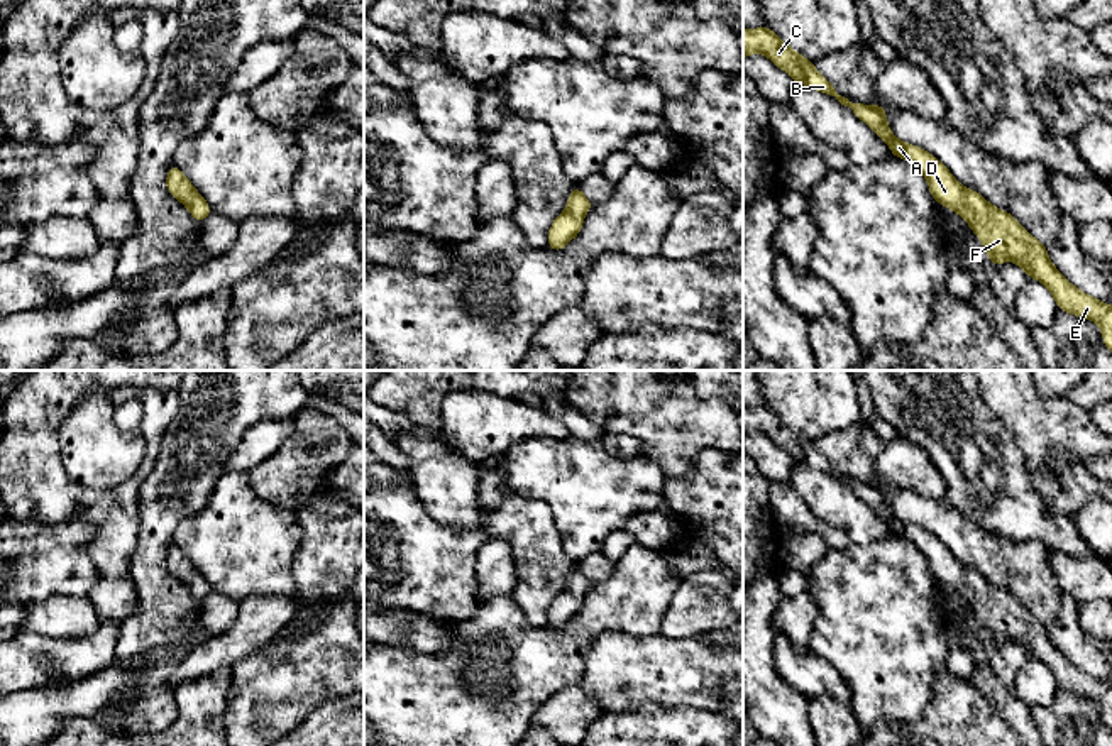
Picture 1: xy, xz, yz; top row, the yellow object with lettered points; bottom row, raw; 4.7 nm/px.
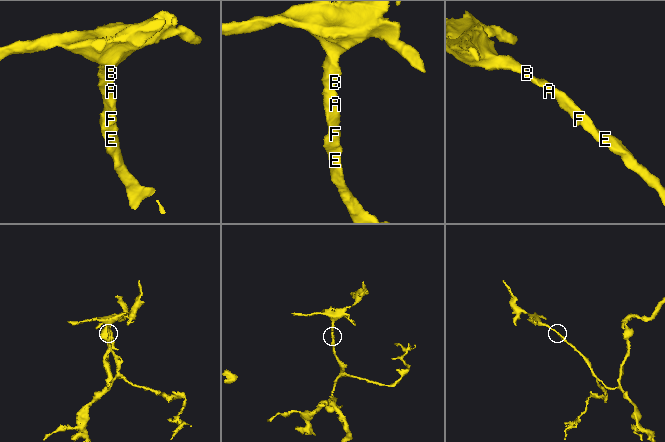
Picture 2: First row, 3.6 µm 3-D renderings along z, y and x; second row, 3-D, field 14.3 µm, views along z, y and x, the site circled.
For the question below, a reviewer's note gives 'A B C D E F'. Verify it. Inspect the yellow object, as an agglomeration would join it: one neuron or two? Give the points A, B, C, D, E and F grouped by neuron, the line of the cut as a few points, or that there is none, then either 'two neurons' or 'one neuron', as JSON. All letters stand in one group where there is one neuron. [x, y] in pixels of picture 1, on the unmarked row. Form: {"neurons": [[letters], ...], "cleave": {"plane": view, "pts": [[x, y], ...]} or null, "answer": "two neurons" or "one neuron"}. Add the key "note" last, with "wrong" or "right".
{"neurons": [["A", "B", "C", "D", "E", "F"]], "cleave": null, "answer": "one neuron", "note": "right"}

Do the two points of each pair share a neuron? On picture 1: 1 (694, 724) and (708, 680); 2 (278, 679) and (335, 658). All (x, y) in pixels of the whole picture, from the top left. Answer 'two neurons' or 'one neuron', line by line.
1: two neurons
2: one neuron

